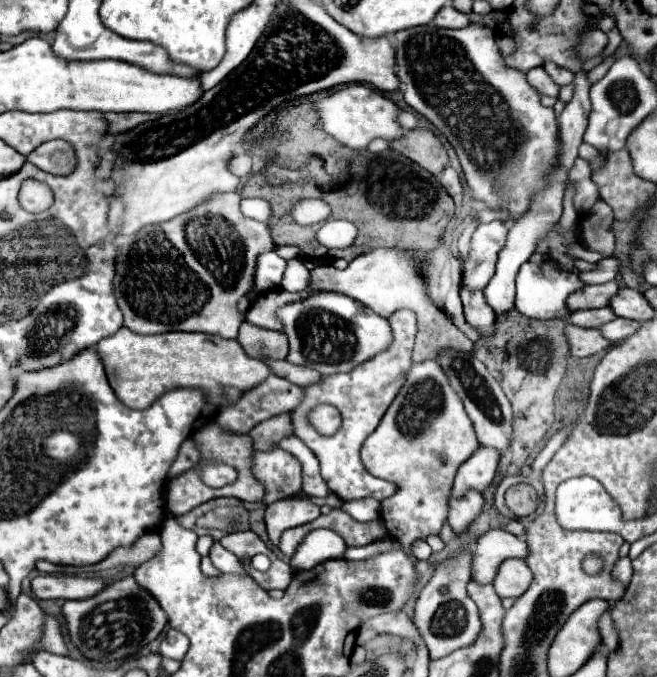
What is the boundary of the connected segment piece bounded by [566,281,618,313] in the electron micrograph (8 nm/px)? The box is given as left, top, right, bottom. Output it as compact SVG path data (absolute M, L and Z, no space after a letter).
M608 281L602 285L588 285L586 289L580 289L568 297L568 311L578 311L578 309L596 309L596 307L606 307L610 303L610 297L618 291L616 281Z

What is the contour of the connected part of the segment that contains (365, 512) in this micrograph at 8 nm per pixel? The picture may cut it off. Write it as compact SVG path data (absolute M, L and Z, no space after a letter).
M358 499L358 501L348 501L342 505L346 513L350 513L358 521L372 521L380 517L380 501L376 499Z

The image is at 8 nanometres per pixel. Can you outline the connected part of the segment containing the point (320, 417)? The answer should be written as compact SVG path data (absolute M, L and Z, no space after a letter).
M318 405L318 407L314 407L310 411L310 415L308 415L308 421L324 437L334 435L340 429L340 425L342 425L342 417L340 417L338 409L332 407L332 405Z

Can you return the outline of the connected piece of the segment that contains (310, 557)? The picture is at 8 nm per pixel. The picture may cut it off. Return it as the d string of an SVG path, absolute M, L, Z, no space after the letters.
M314 529L296 547L294 555L290 557L290 567L294 571L312 569L322 561L342 557L344 549L346 549L346 543L342 541L342 537L336 531Z

